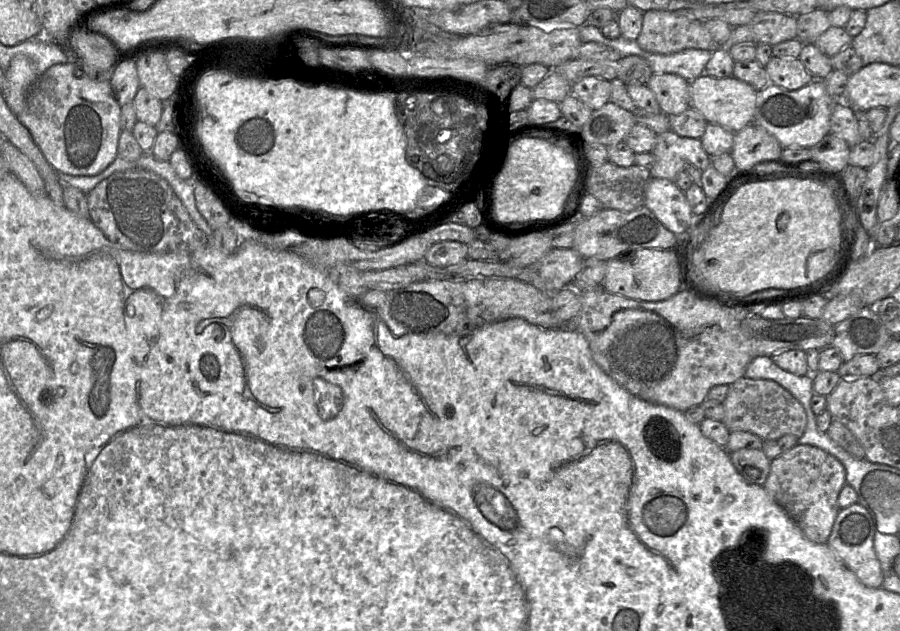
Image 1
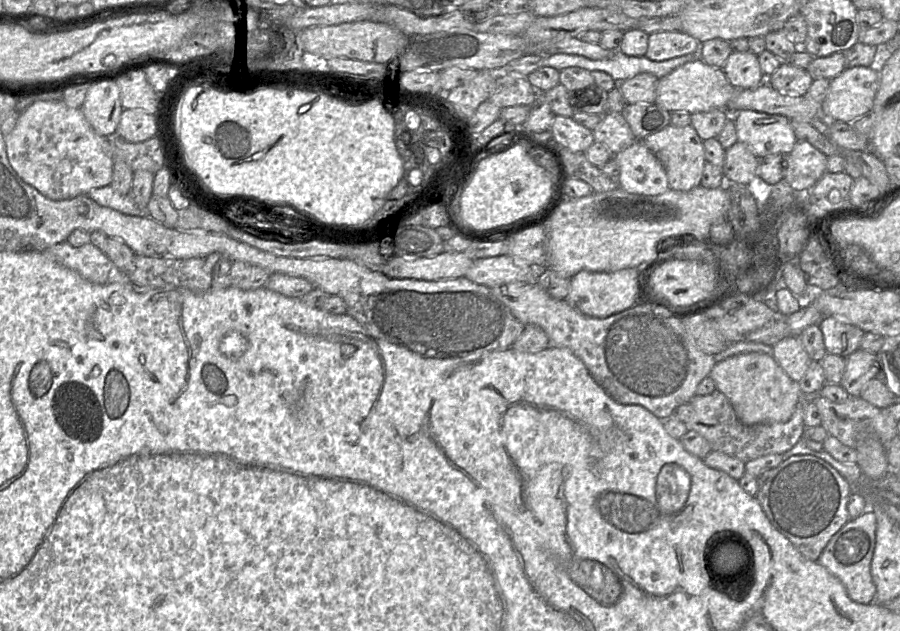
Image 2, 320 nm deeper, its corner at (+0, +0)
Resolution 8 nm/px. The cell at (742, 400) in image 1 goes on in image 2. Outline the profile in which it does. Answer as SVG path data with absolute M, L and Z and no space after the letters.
M717 389L708 395L695 395L689 403L691 403L693 410L685 423L687 429L696 431L703 436L709 442L713 451L723 452L740 459L744 463L769 454L783 454L790 450L804 433L805 402L802 401L802 395L788 421L754 425L743 424L738 419L729 399Z

